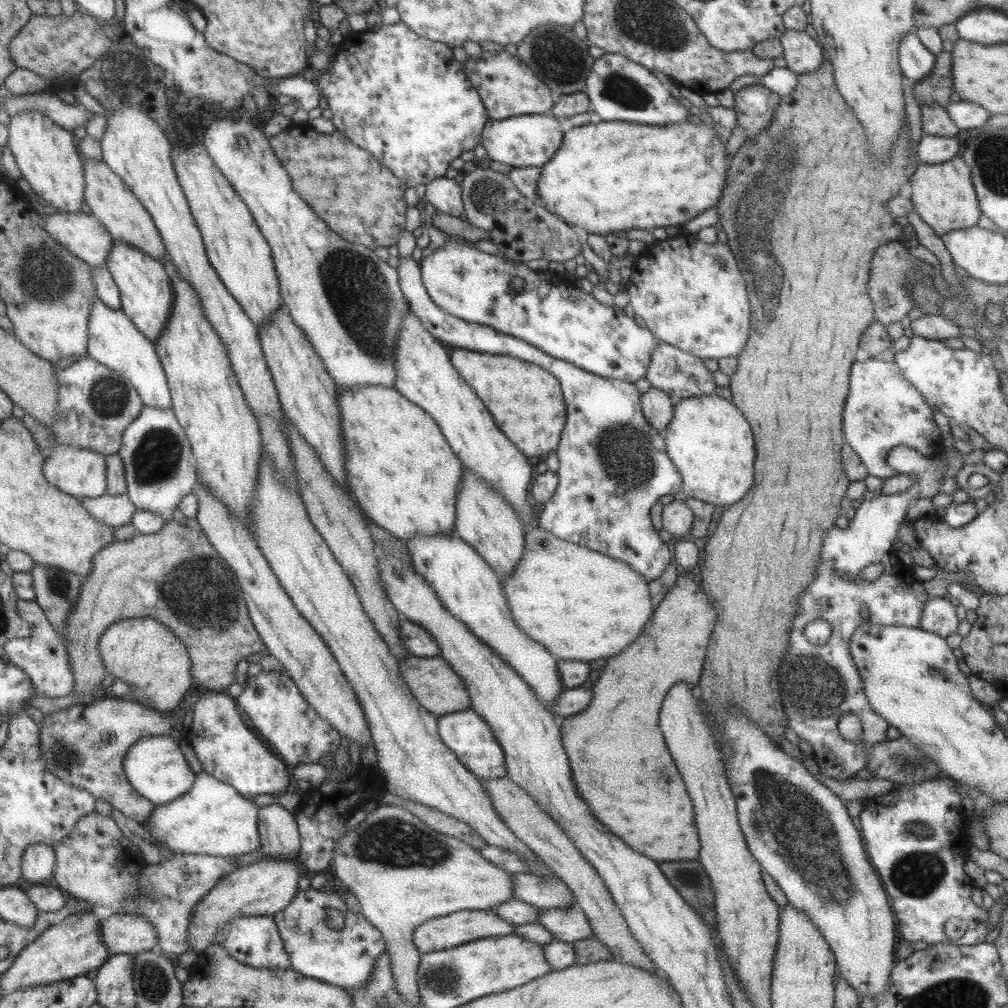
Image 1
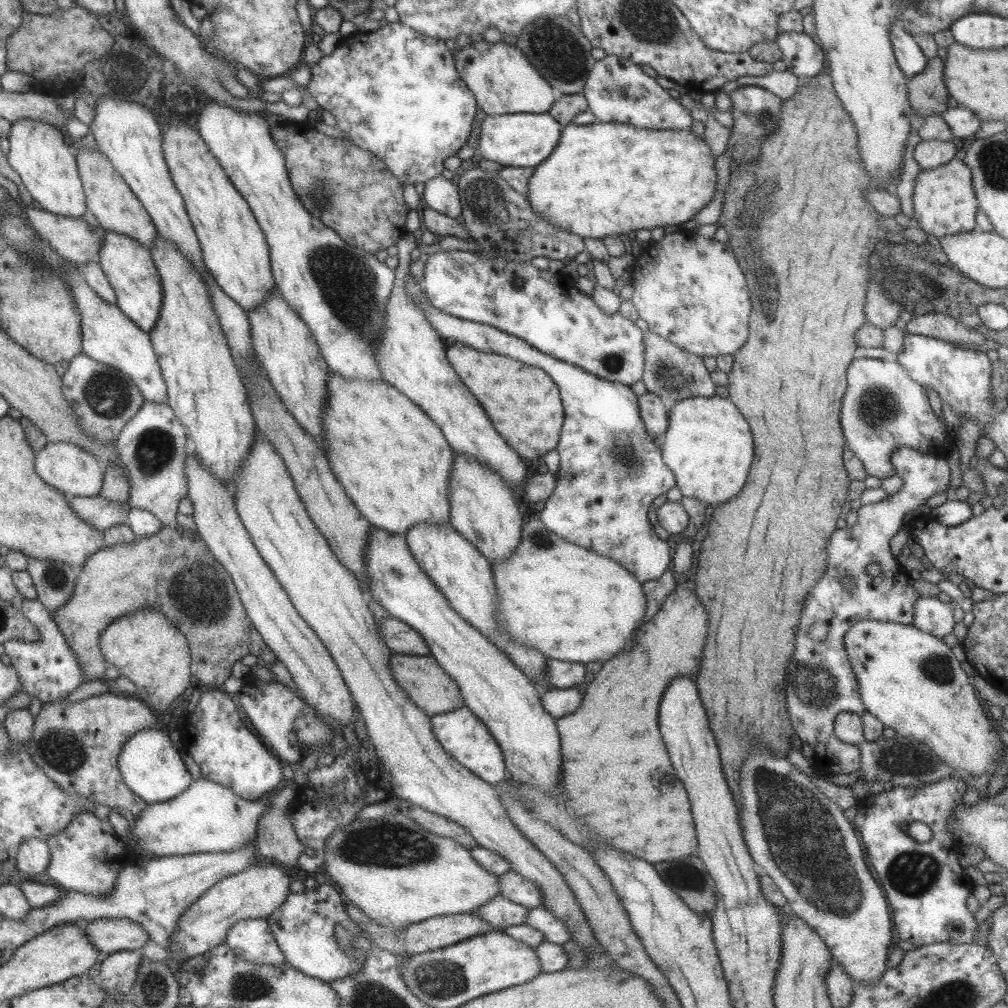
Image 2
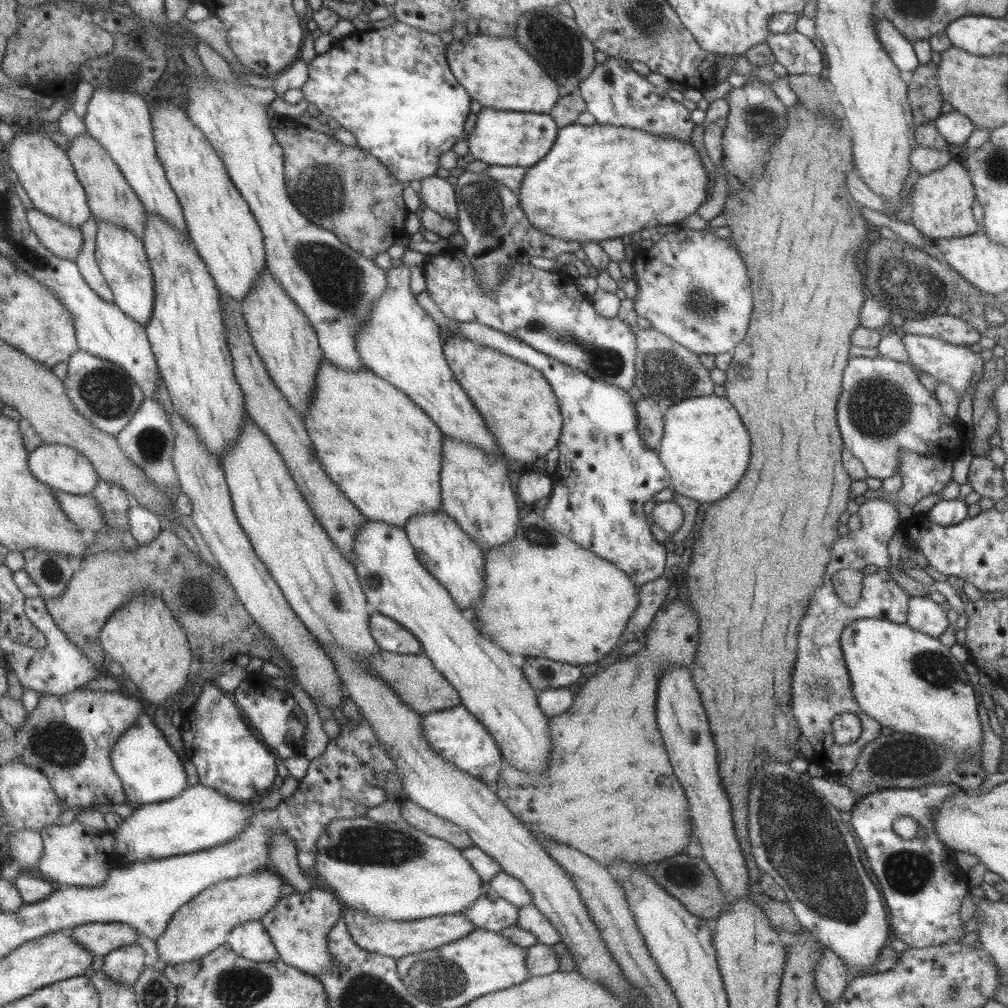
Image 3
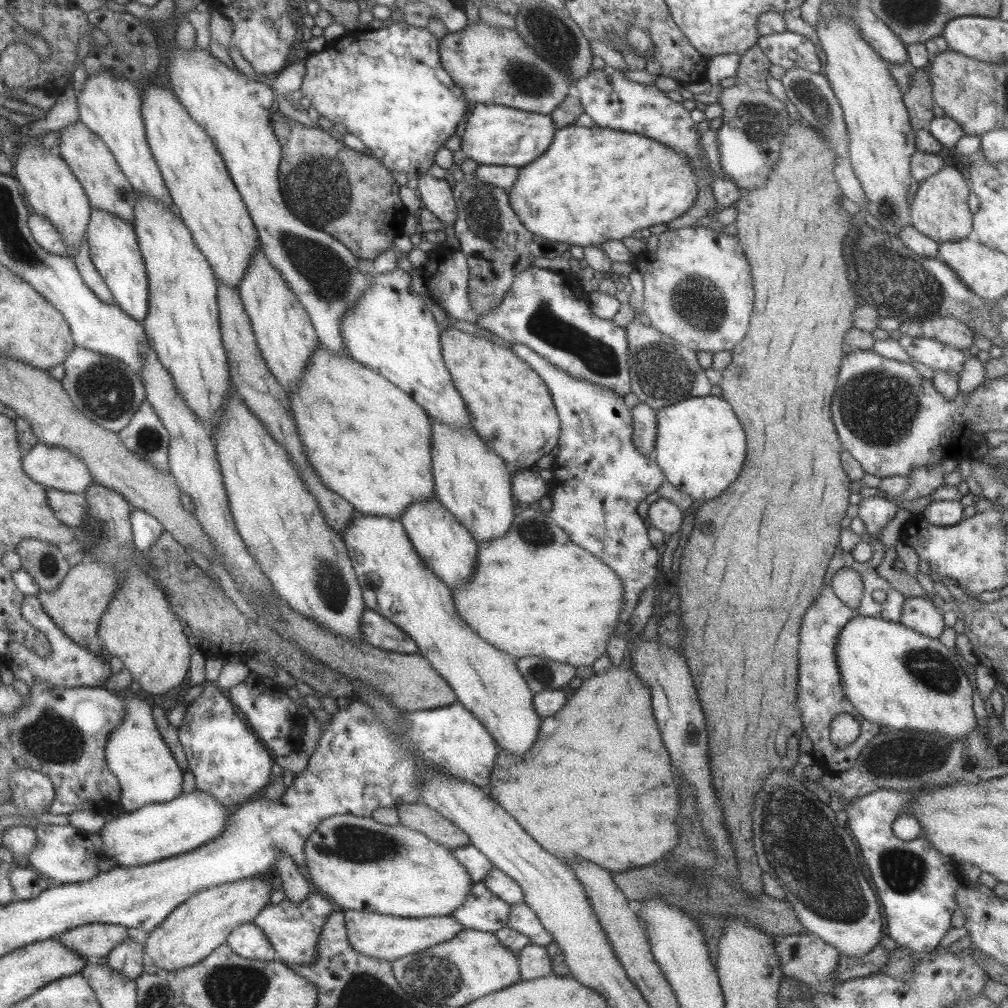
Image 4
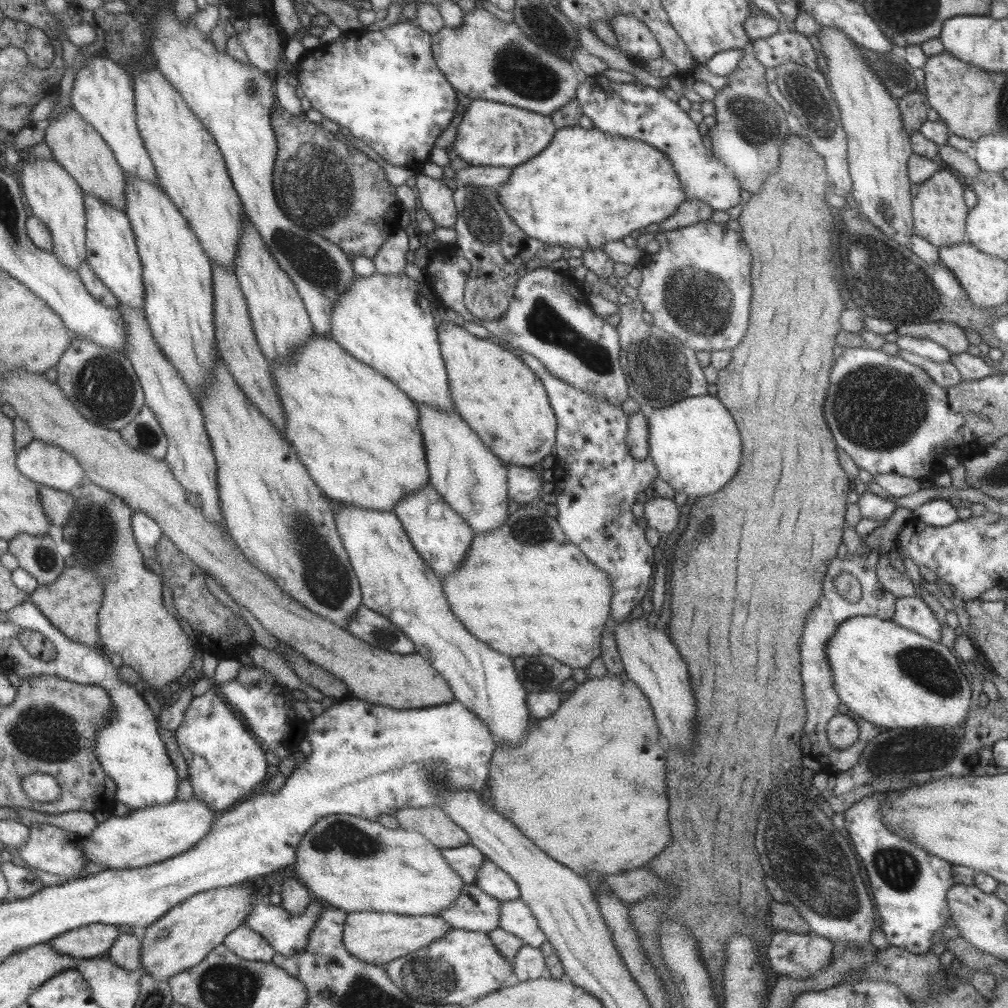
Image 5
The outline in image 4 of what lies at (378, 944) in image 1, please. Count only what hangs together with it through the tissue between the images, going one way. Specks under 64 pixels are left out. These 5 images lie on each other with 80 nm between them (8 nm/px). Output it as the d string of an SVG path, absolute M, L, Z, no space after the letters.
M313 891L297 905L287 899L283 899L277 905L271 903L263 905L253 917L252 923L258 926L268 938L273 950L281 958L281 962L304 965L314 959L319 931L324 926L325 919L335 910L339 910L339 908L333 906L329 898Z

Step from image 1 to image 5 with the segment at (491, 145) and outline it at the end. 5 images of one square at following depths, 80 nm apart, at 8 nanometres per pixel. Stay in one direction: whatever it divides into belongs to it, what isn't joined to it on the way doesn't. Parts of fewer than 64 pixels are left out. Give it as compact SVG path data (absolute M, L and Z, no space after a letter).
M475 99L465 107L452 146L455 154L471 166L512 168L539 154L555 131L550 115L543 116L502 102Z

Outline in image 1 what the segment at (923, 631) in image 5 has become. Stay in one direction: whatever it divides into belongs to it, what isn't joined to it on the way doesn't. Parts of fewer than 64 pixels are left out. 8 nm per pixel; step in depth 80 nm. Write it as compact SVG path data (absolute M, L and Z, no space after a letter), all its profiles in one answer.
M929 597L922 606L918 627L941 638L956 632L959 618L956 603L943 597Z

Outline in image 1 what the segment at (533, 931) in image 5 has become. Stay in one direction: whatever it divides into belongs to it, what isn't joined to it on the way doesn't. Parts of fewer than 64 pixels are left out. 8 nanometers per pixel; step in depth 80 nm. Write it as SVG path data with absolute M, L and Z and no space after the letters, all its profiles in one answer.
M576 904L569 908L540 909L536 922L551 933L552 940L570 943L593 936L583 911Z

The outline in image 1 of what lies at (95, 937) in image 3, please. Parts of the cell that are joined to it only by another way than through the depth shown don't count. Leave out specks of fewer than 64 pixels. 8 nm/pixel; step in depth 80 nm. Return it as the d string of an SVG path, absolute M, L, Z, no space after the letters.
M113 913L98 922L99 936L109 955L135 955L139 951L156 950L156 930L142 916Z

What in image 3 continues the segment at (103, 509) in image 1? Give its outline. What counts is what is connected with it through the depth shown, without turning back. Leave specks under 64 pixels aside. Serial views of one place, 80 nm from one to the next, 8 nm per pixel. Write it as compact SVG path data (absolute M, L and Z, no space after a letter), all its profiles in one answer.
M52 491L57 506L79 530L95 534L104 525L102 512L90 494L74 495Z

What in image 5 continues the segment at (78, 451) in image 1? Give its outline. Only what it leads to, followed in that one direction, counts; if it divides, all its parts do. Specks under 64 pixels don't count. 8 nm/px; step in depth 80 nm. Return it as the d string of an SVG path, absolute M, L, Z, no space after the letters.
M37 439L16 451L14 463L29 480L58 491L71 492L87 480L71 454Z

